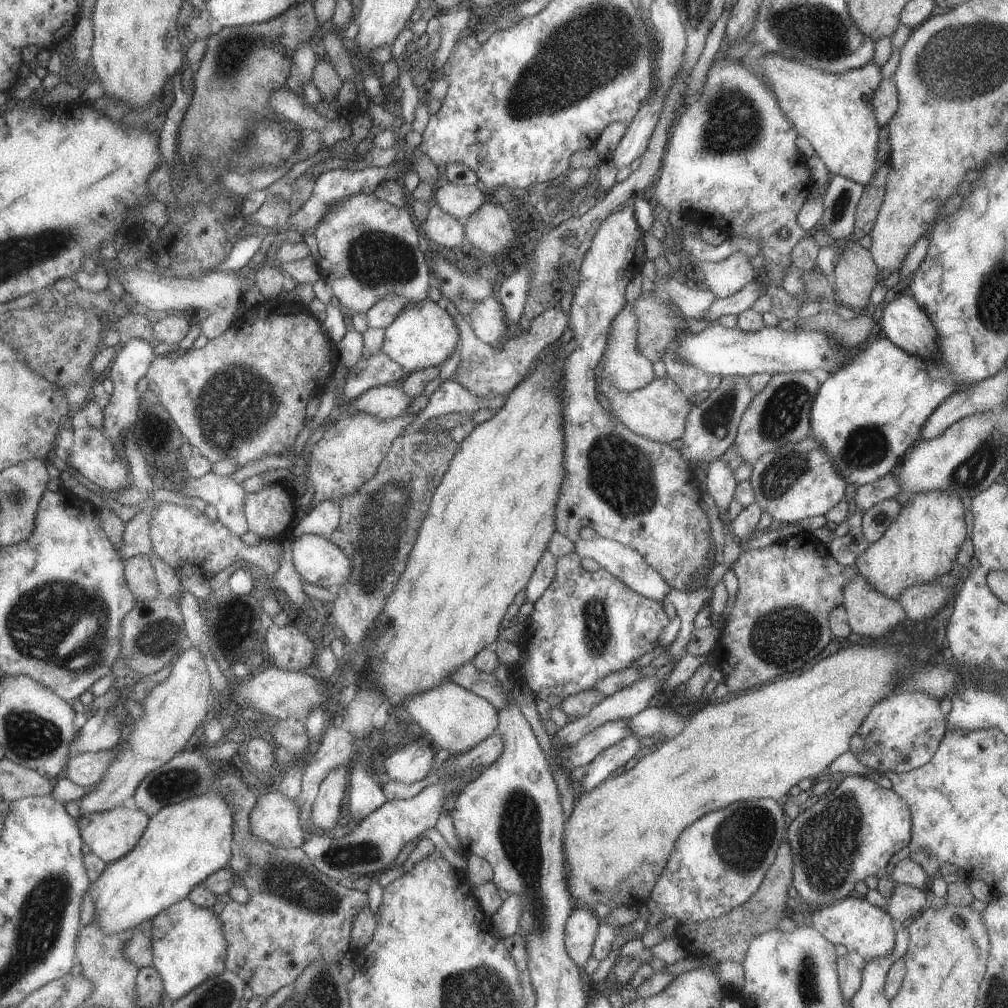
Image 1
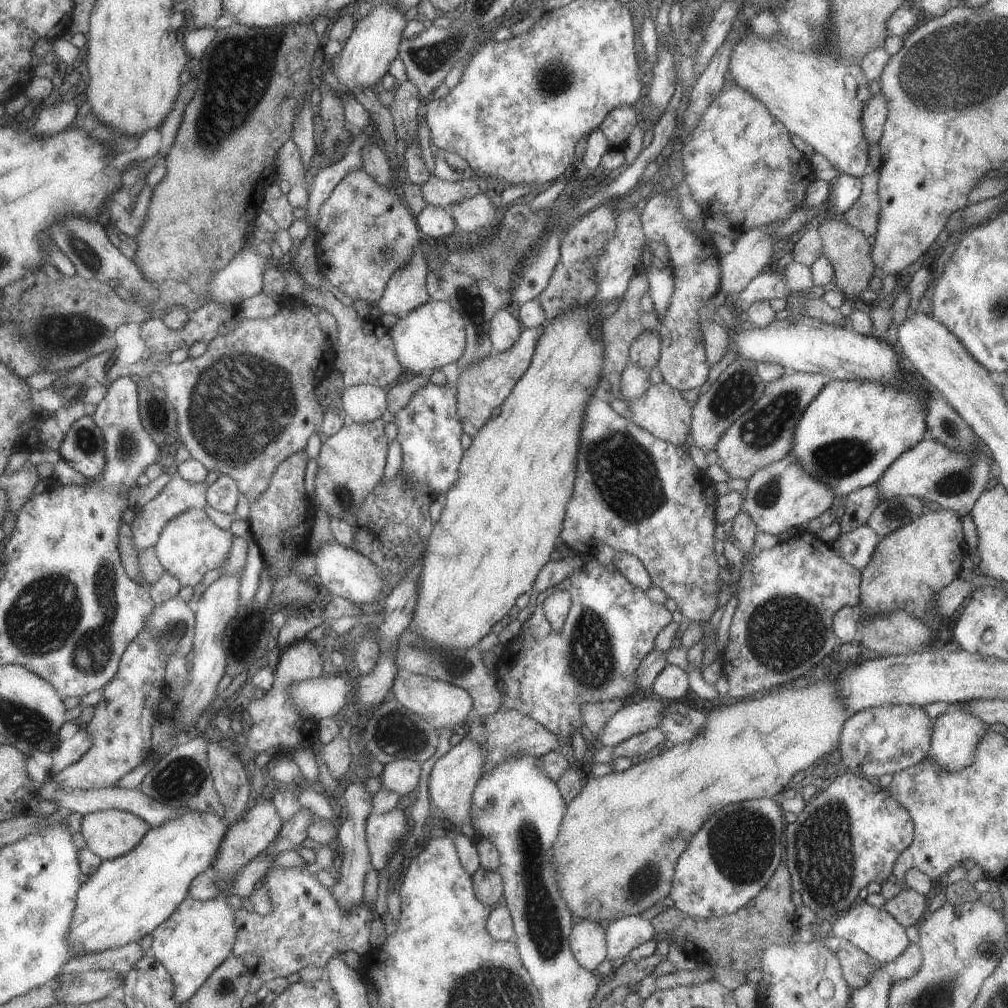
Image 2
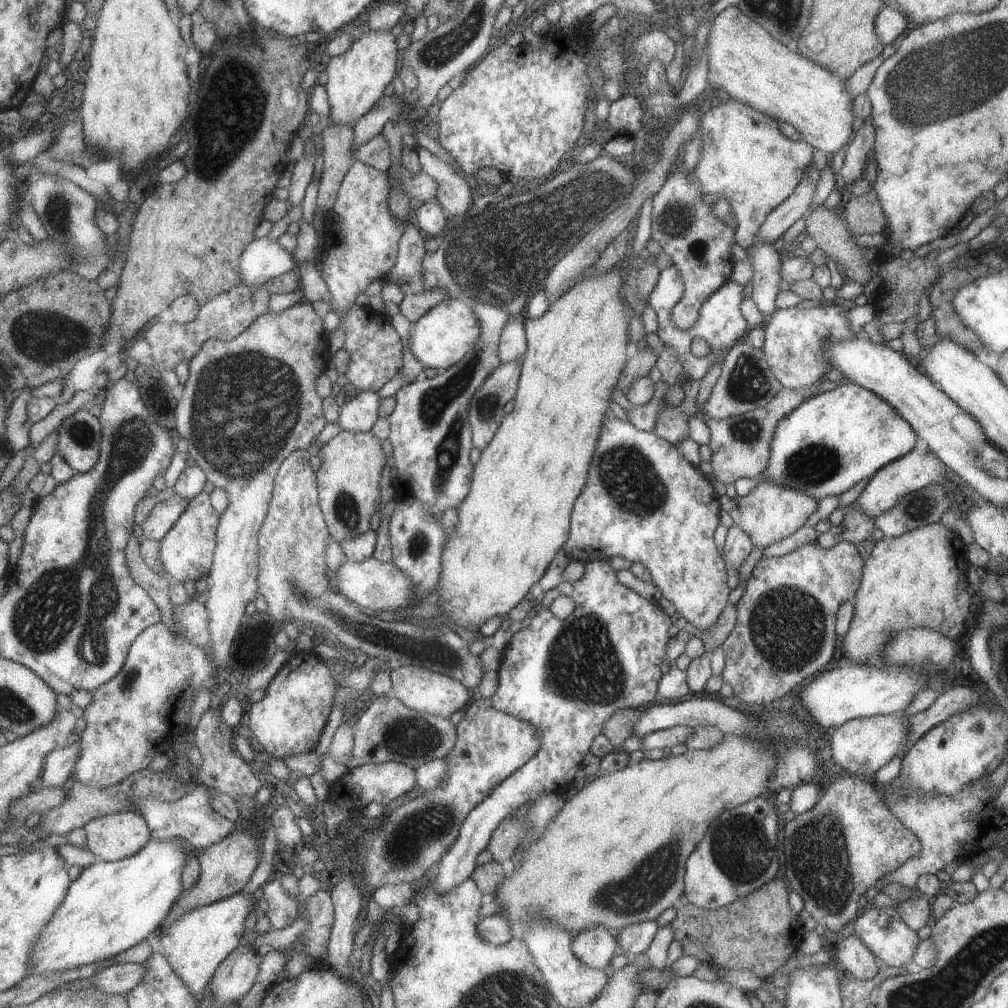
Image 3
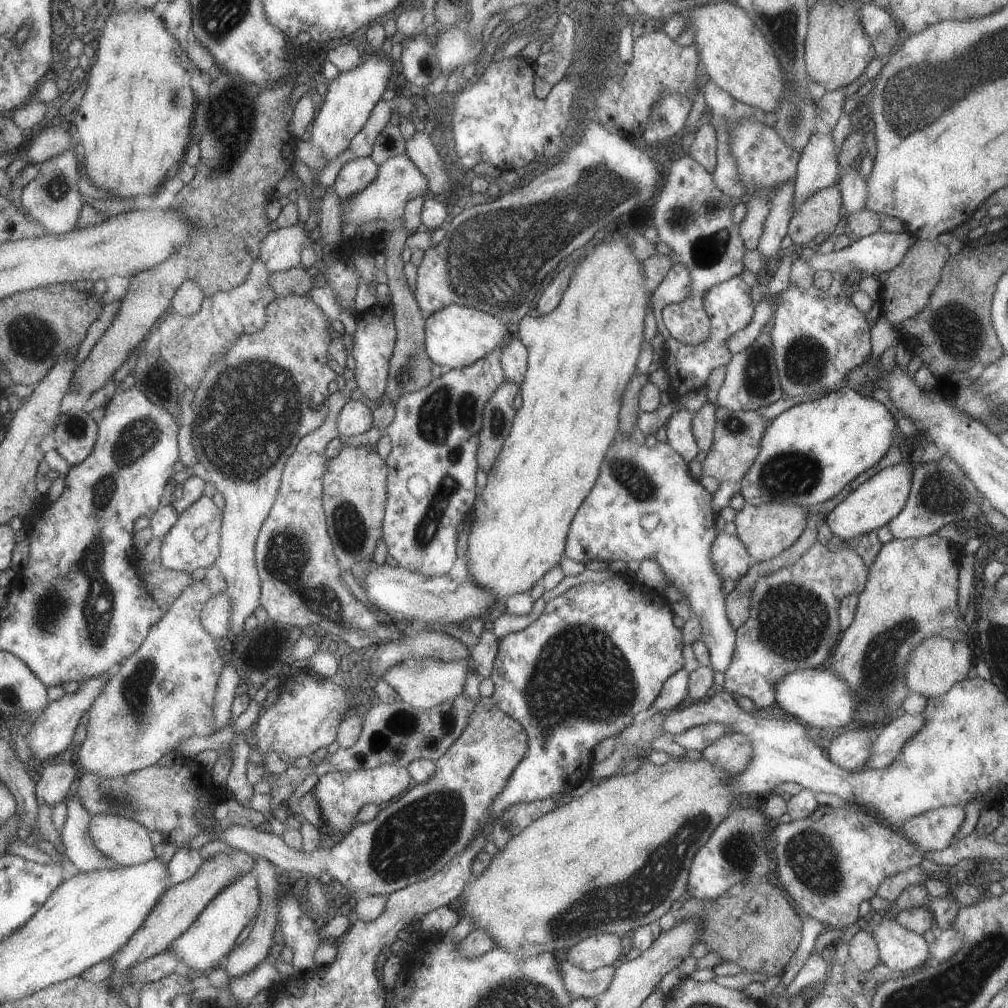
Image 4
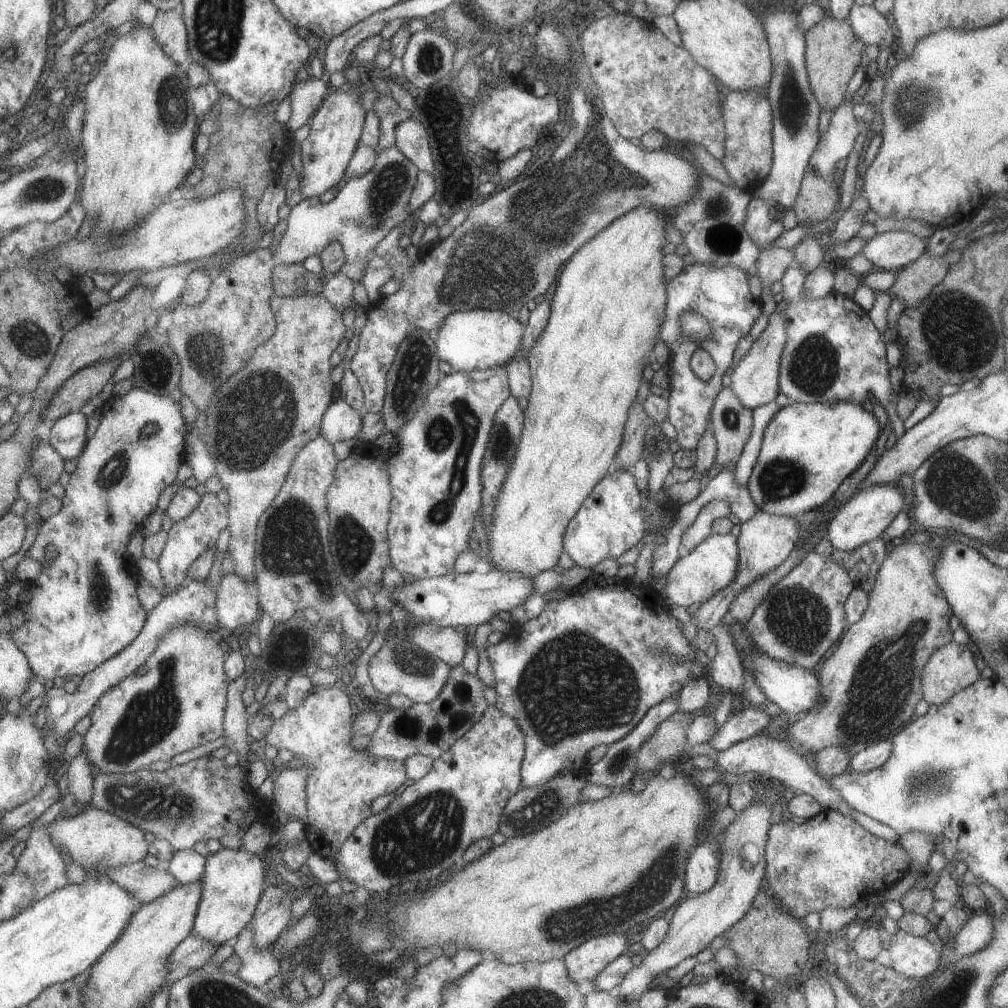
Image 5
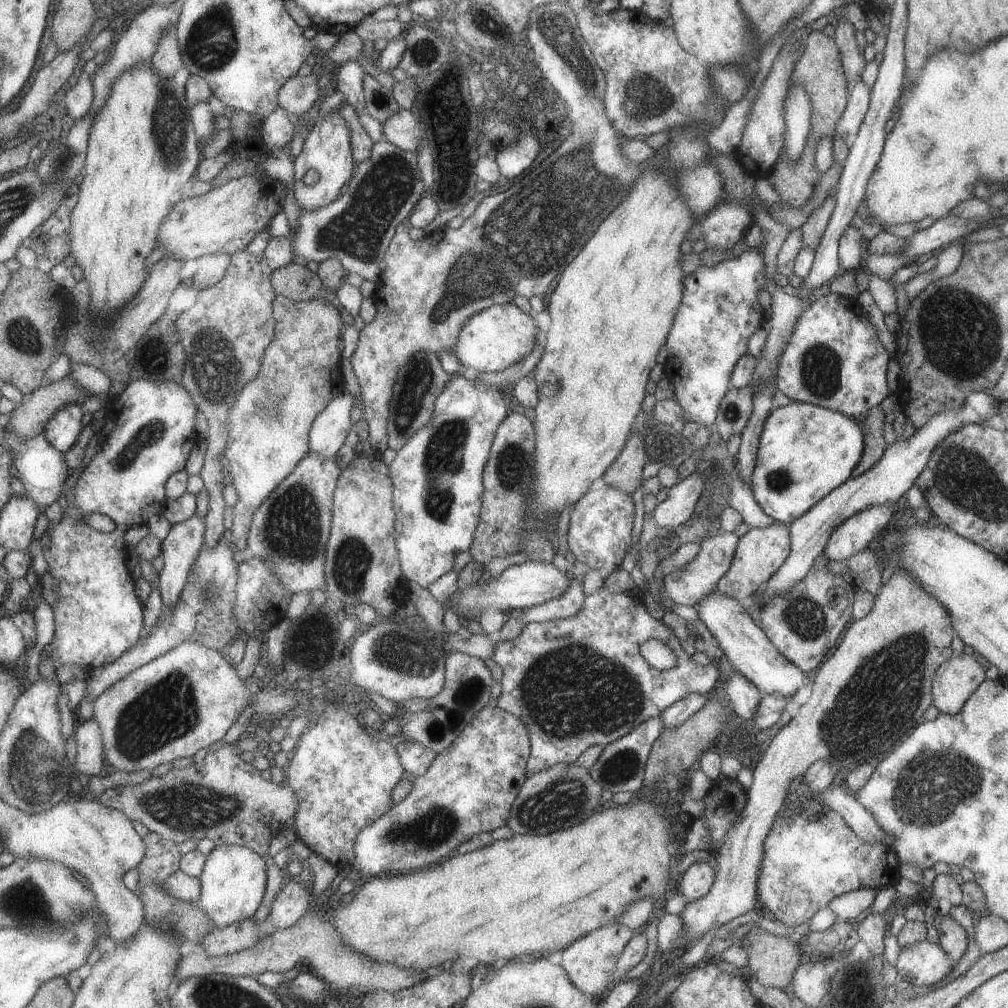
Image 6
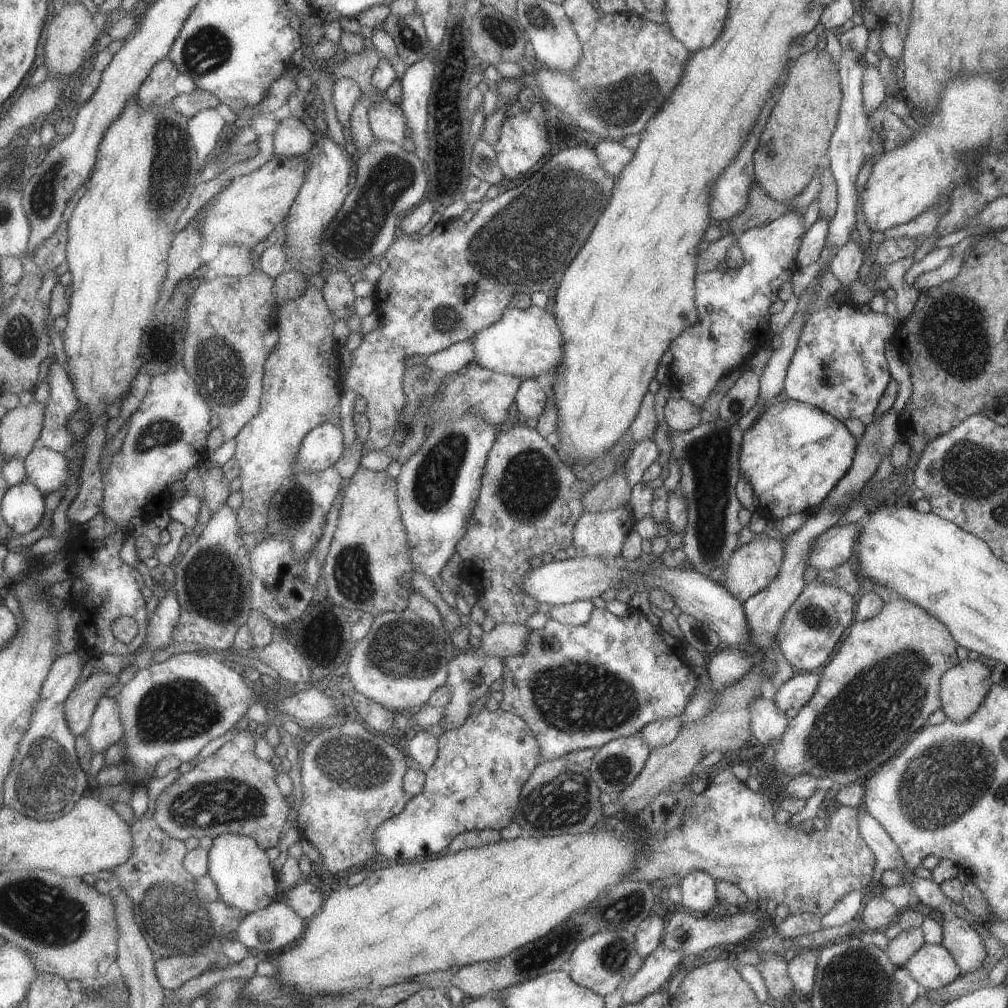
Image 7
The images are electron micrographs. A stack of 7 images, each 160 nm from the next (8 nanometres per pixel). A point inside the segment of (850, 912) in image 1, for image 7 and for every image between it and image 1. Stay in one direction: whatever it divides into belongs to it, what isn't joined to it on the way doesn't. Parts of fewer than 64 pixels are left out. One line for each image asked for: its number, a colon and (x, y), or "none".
2: (873, 930)
3: (893, 943)
4: (901, 950)
5: (914, 957)
6: (924, 963)
7: (932, 966)

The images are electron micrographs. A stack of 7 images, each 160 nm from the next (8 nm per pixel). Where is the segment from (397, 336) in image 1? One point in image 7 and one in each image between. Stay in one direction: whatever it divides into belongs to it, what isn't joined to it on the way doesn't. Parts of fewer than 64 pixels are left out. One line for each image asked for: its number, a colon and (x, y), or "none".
2: (431, 335)
3: (438, 339)
4: (455, 336)
5: (486, 338)
6: (492, 340)
7: (527, 343)

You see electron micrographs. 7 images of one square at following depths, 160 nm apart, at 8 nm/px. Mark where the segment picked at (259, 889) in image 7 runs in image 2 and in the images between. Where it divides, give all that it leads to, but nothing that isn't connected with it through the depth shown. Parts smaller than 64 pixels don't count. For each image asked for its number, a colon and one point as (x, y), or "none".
2: (198, 937)
3: (196, 944)
4: (205, 945)
5: (233, 881)
6: (233, 882)

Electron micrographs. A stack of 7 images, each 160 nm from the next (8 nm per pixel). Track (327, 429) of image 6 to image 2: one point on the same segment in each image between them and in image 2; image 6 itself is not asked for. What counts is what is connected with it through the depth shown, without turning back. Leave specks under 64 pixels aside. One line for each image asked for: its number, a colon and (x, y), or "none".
2: (362, 403)
3: (358, 414)
4: (355, 417)
5: (339, 422)

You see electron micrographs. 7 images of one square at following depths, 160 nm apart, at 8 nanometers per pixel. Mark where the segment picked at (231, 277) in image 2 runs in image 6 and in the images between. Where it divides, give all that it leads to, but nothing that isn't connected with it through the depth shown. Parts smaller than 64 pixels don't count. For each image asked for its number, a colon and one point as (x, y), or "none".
3: (264, 258)
4: (279, 250)
5: (367, 207)
6: (355, 229)

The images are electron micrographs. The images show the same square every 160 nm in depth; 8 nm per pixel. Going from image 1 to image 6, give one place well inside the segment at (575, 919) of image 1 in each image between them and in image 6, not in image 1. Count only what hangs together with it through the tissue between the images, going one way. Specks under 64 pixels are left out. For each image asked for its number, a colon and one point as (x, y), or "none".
2: (586, 940)
3: (595, 947)
4: (602, 949)
5: (584, 962)
6: (590, 961)

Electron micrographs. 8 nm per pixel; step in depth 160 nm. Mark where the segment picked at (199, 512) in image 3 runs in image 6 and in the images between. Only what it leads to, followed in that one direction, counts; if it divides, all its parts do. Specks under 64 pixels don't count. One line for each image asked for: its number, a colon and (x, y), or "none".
4: (193, 543)
5: (189, 538)
6: (180, 549)

